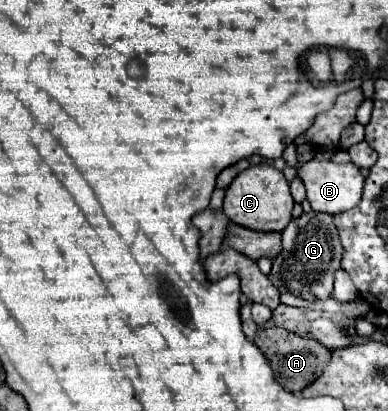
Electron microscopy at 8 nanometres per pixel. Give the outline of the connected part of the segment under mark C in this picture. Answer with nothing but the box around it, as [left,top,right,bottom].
[224,164,294,232]

